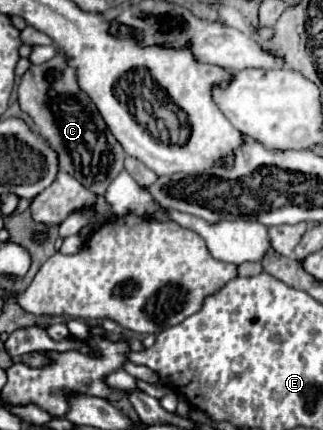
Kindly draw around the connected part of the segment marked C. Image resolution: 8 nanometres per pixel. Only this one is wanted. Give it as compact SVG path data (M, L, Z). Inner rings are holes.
M56 53L42 65L30 65L18 85L18 103L20 109L32 117L42 139L58 153L60 169L90 191L104 195L112 179L122 171L126 153L106 127L96 105L80 91L76 73L66 65L64 53Z

